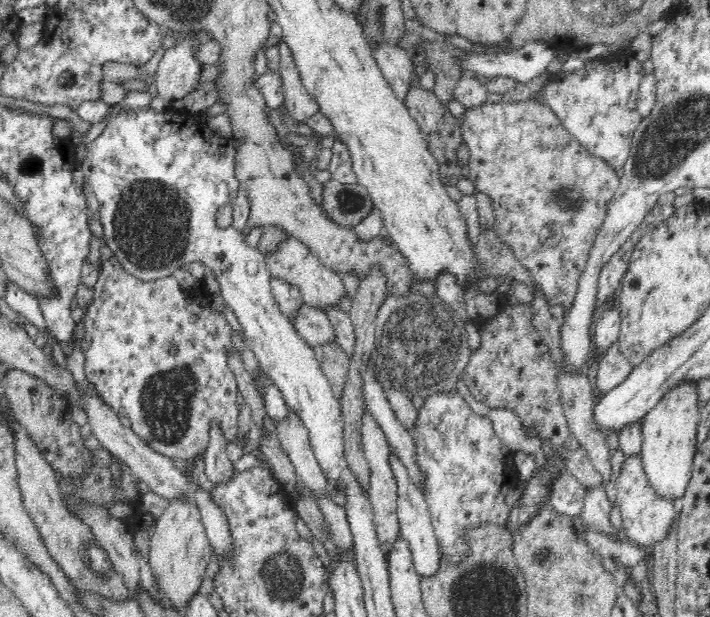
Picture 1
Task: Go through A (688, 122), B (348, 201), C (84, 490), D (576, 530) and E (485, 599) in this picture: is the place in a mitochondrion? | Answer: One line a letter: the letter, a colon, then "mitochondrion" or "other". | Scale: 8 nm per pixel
A: mitochondrion
B: mitochondrion
C: mitochondrion
D: other
E: mitochondrion

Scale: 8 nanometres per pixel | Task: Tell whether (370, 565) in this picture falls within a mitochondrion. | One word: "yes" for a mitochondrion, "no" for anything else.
no

